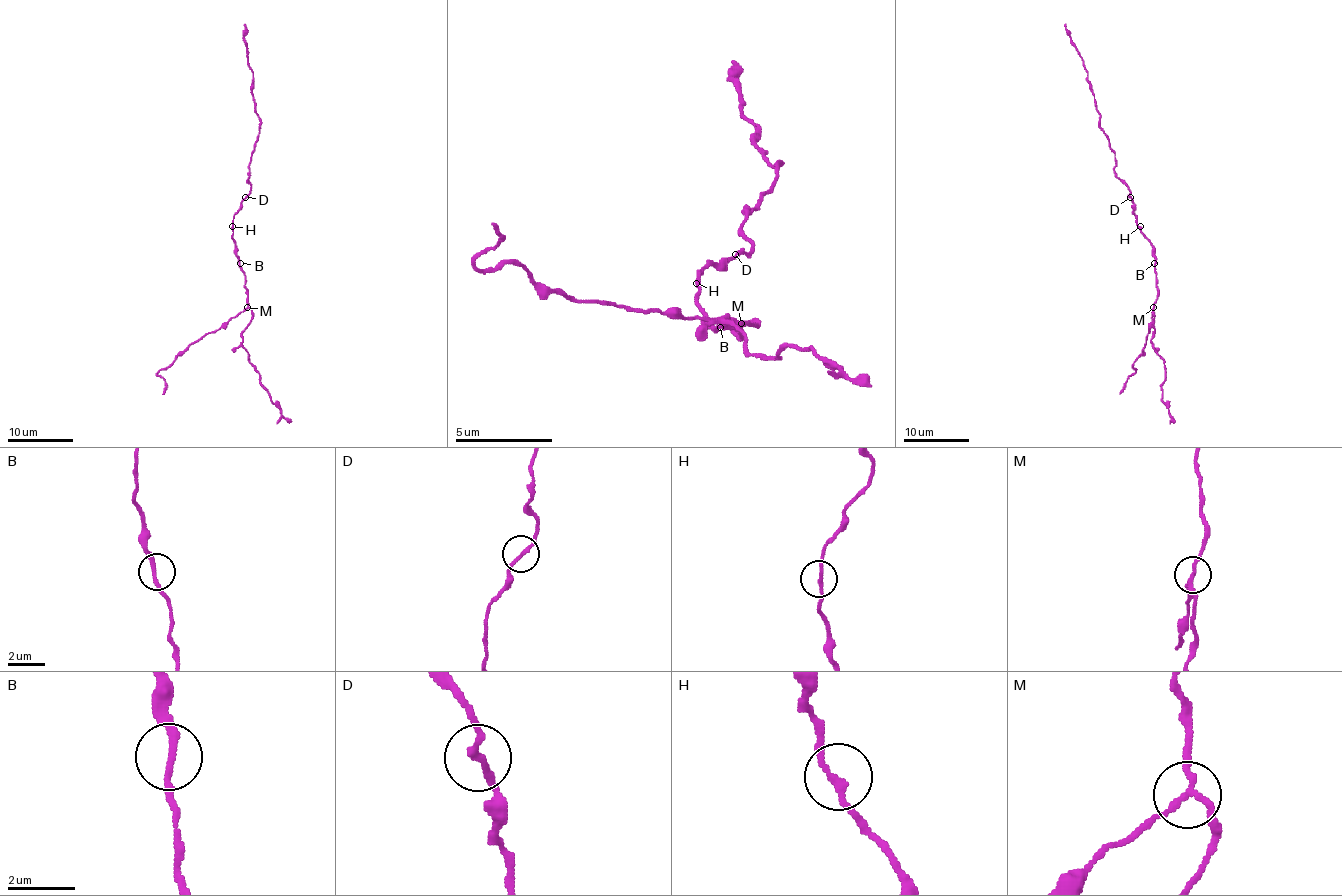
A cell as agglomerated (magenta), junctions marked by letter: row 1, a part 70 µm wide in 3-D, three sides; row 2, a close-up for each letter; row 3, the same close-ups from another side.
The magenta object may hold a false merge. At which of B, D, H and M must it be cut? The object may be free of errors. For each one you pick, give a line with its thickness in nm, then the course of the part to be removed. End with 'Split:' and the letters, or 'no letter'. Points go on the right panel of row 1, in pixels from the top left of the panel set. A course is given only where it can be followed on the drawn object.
M: calibre 170 nm; course (1153, 307), (1146, 345), (1133, 363), (1135, 371), (1120, 394)
Split: M

